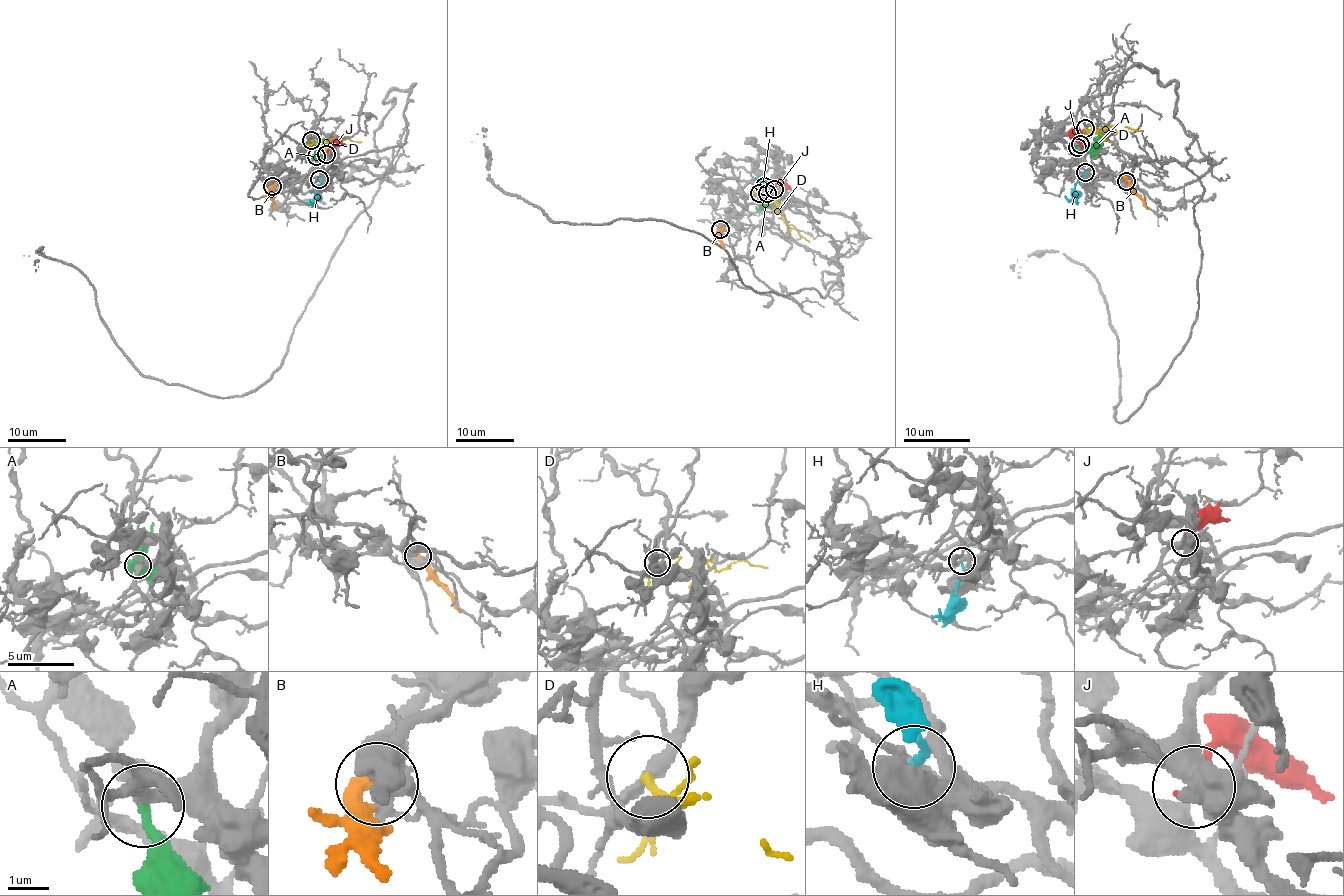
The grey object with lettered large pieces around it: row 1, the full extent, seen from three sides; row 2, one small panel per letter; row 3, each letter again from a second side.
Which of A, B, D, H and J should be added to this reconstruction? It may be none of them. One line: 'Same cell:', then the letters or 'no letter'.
Same cell: A

